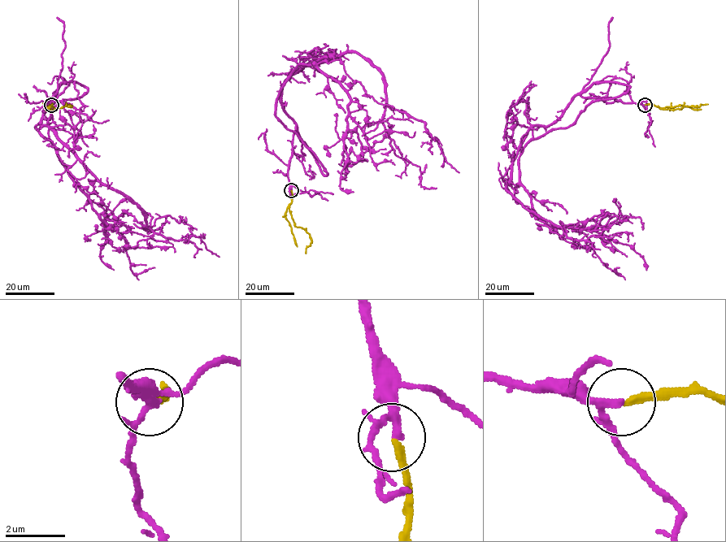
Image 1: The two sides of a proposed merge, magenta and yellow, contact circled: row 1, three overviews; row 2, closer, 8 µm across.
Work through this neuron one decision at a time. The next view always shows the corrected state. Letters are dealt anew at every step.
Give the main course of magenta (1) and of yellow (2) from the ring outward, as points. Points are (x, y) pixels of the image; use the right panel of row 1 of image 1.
1: (645, 105), (573, 97), (528, 132), (506, 184), (558, 226), (590, 231), (615, 215), (642, 230)
2: (645, 105), (653, 104), (662, 109), (672, 110), (707, 104)

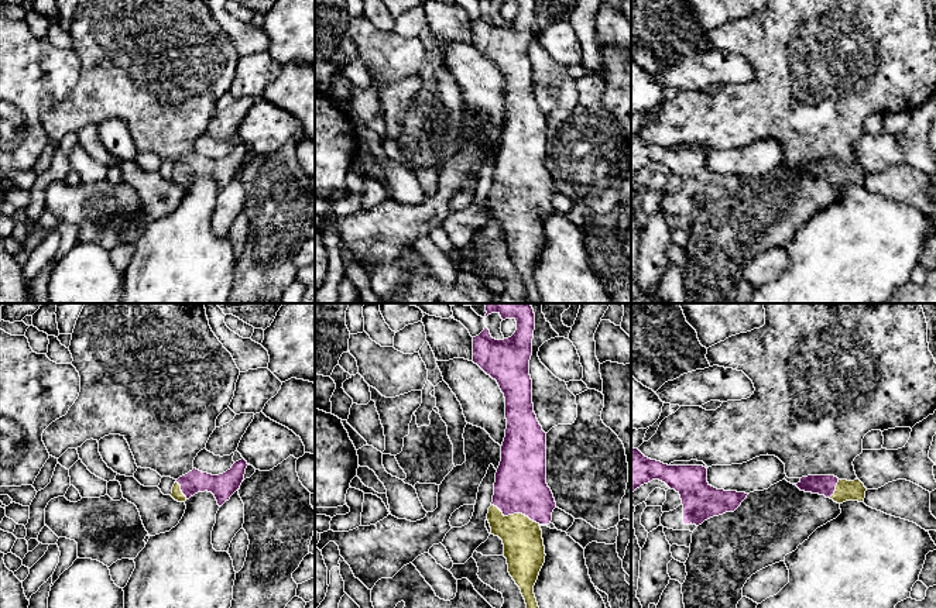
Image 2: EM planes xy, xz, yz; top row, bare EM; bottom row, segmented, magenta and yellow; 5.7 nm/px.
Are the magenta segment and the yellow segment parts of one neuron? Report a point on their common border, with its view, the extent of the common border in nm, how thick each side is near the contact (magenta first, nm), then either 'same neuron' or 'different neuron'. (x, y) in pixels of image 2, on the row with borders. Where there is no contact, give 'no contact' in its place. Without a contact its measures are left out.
meets magenta in xz at (516, 512); contact 300 nm long; 300 nm thick on the magenta side, 220 nm on the other; same neuron

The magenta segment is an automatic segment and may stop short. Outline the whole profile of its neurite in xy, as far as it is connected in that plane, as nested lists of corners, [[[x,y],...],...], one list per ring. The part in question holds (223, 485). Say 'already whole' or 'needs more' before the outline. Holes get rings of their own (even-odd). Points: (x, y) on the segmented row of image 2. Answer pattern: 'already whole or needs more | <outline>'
needs more | [[[241,458],[219,475],[193,468],[175,481],[171,497],[178,502],[185,502],[195,494],[208,491],[215,495],[217,505],[222,506],[240,488],[247,466],[247,461]]]

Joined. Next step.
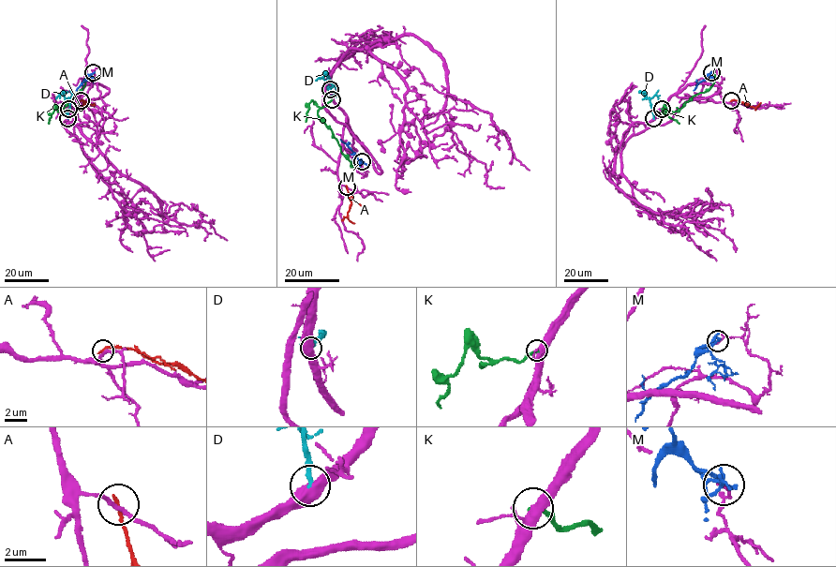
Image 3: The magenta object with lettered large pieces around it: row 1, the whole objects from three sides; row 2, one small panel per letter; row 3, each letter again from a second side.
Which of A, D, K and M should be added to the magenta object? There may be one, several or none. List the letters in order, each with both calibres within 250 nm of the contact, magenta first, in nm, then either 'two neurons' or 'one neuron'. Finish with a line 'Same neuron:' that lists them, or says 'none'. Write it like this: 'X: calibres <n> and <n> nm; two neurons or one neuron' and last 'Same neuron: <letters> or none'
A: calibres 190 and 170 nm; two neurons
D: calibres 600 and 240 nm; two neurons
K: calibres 400 and 240 nm; two neurons
M: calibres 140 and 200 nm; two neurons
Same neuron: none

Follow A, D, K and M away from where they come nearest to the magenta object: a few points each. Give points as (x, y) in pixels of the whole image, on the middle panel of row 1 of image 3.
A: (346, 186), (351, 205), (348, 217), (354, 223)
D: (330, 89), (333, 84), (322, 77), (316, 81)
K: (331, 99), (319, 109), (318, 115), (331, 130), (341, 152), (352, 165)
M: (362, 162), (340, 139)

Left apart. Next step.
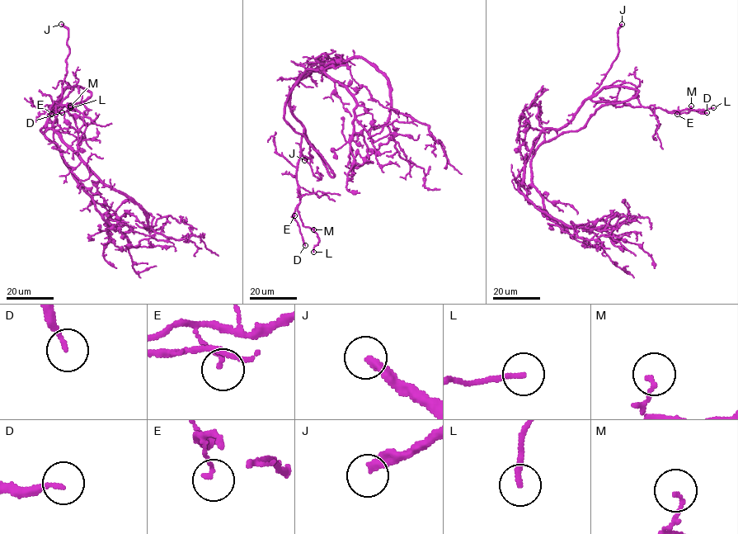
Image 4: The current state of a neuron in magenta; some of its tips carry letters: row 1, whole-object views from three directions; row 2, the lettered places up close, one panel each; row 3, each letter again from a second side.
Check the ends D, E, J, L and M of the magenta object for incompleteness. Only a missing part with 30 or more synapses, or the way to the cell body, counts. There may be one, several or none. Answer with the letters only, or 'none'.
J

